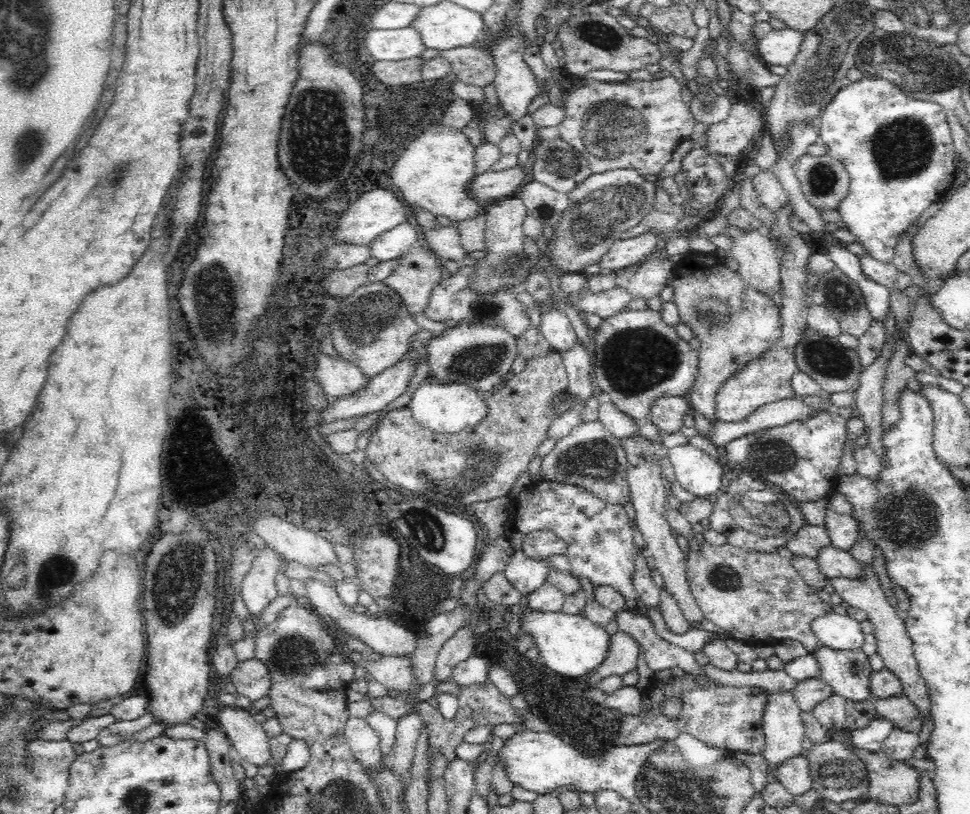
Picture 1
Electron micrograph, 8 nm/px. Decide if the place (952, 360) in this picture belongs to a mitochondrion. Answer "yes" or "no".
no

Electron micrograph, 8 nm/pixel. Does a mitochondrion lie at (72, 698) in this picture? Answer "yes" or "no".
no

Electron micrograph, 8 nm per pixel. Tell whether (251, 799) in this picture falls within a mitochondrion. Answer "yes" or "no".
no

